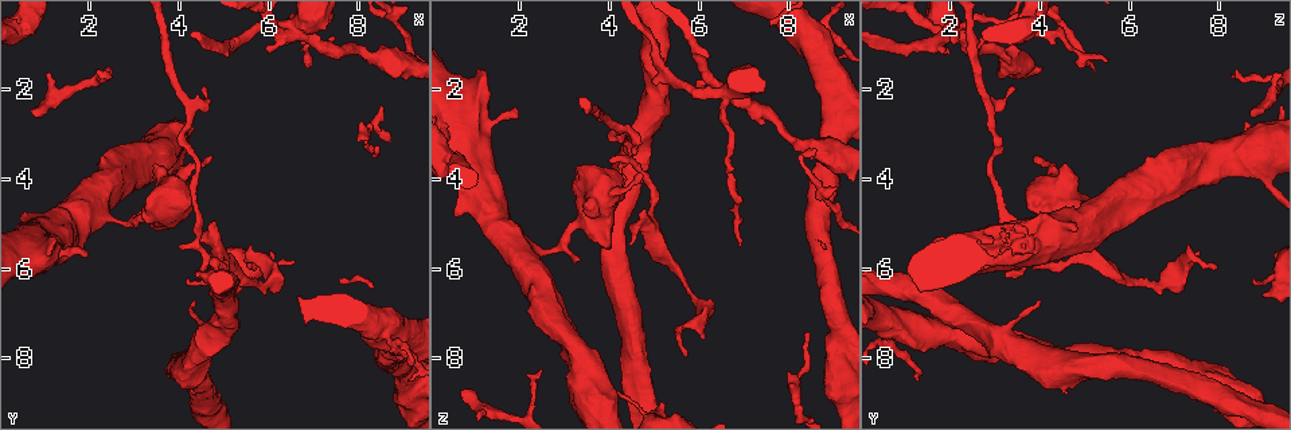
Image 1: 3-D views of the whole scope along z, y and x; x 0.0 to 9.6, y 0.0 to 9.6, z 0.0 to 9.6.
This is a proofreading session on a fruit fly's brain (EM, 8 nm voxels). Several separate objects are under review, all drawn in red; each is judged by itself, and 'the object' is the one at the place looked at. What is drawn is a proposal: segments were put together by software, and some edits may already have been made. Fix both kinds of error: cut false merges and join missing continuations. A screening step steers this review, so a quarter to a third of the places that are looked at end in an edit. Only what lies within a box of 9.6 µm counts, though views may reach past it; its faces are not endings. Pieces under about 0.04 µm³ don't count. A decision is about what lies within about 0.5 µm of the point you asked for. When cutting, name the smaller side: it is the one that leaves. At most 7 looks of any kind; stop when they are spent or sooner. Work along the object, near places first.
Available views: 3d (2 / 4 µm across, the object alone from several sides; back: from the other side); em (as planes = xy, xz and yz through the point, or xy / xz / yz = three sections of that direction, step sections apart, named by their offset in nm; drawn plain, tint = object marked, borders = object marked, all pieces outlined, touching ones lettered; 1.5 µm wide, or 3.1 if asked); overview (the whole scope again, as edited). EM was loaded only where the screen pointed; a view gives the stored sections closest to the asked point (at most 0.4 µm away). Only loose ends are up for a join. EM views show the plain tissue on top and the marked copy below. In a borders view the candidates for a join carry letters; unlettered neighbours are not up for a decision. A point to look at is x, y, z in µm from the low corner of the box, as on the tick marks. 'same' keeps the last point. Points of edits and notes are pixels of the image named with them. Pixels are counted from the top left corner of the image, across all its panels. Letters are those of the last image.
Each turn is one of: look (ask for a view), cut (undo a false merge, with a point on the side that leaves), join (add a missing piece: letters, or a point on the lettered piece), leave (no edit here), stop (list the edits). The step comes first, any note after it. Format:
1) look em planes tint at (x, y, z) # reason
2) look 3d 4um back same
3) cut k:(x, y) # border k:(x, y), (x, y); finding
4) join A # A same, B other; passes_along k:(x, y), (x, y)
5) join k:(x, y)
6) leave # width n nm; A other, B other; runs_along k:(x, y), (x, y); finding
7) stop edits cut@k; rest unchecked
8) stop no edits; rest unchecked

look 3d 4um at (4.50, 6.15, 3.30) # thin end

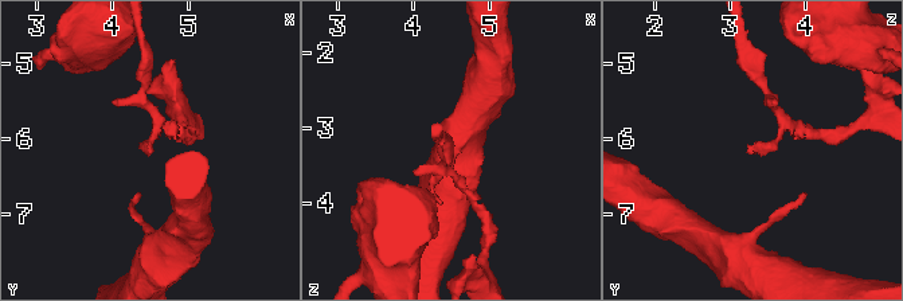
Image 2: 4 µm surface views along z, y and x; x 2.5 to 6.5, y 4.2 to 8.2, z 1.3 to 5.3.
look em xz step 4 tint at (4.45, 6.20, 3.20) # shape alone is not enough

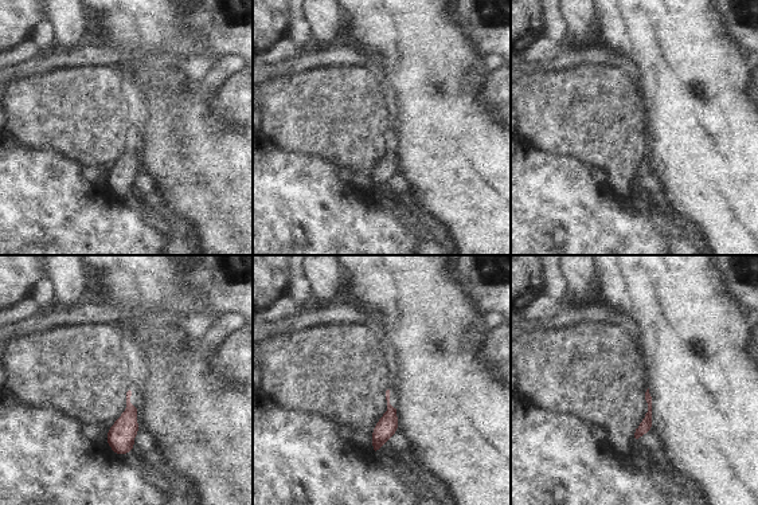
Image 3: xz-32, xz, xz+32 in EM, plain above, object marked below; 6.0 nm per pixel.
look em planes borders same # cut it another way

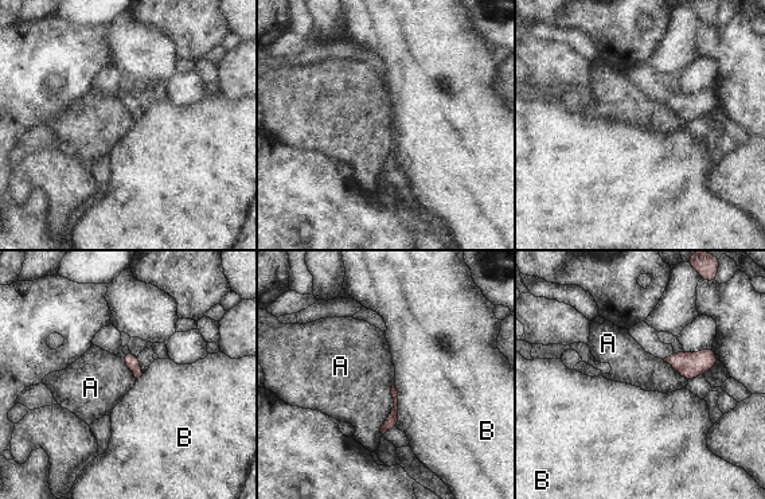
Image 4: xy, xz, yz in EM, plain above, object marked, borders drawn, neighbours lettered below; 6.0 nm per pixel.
leave # longest_contact A 320 nm; A other, B other; none of them fits

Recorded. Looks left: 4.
look 3d 4um back at (4.70, 3.50, 3.80) # branch stops here

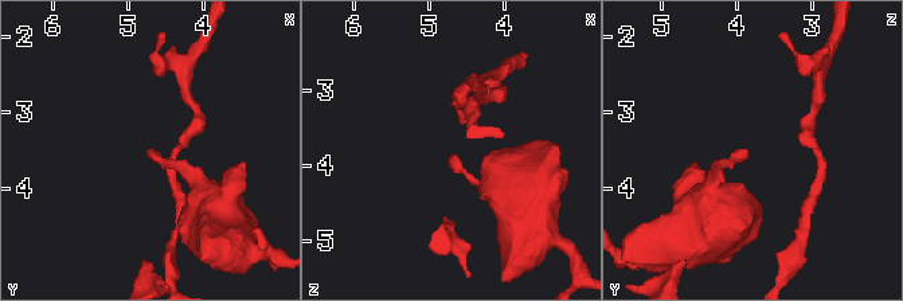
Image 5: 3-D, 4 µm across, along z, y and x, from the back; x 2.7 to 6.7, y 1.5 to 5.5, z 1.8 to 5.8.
look em planes borders at (4.75, 3.55, 3.90) # shape alone is not enough

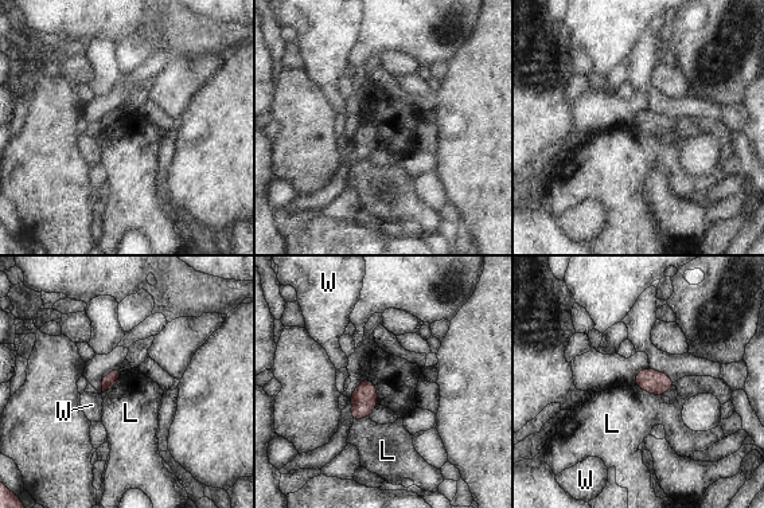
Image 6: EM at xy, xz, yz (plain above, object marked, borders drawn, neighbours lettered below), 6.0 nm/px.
leave # longest_contact L 180 nm; L other, W other; border 6:(635, 385), (662, 397); no lettered piece goes on from it

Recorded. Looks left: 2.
look em yz step 4 tint at (8.65, 7.55, 0.65) # four or more arms meet

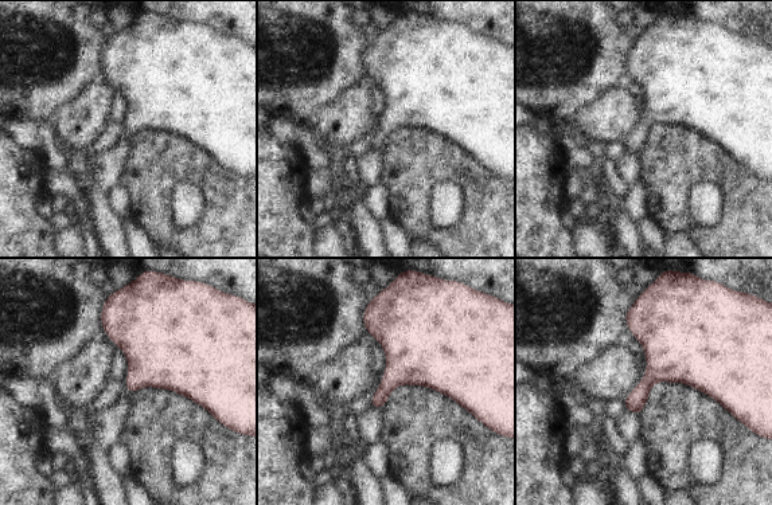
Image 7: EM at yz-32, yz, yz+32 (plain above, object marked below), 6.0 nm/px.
look em planes borders same

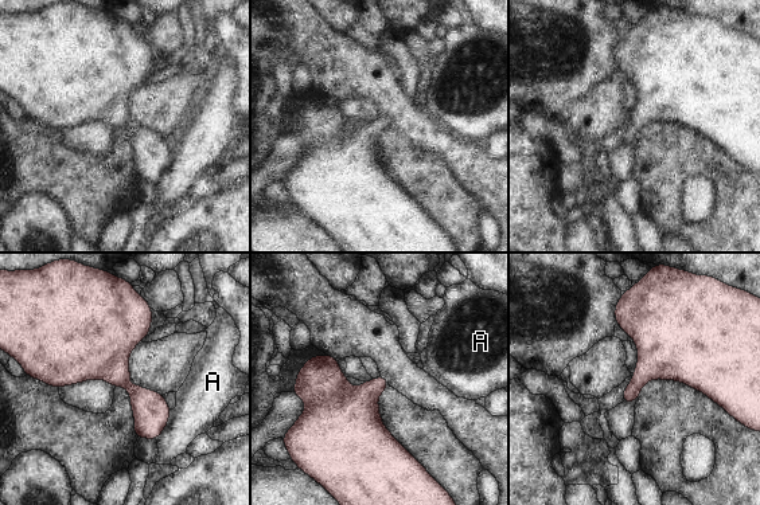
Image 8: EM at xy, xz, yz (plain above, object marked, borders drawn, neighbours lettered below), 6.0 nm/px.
leave # A other; border 8:(171, 410), (168, 423), (155, 439); one cell here

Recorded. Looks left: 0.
stop no edits; rest unchecked

